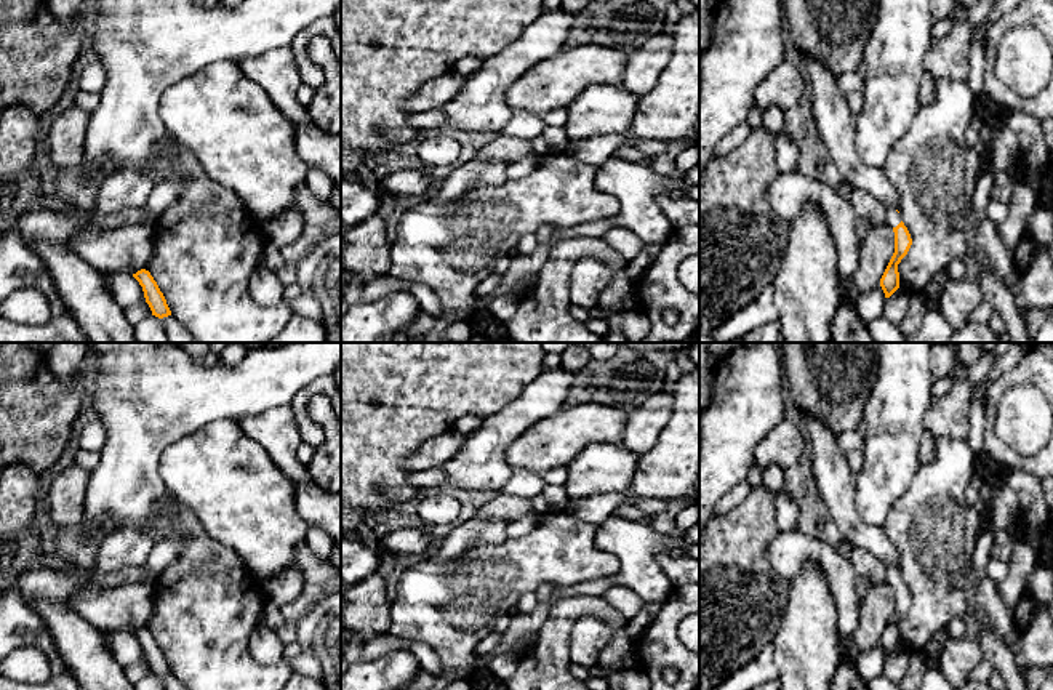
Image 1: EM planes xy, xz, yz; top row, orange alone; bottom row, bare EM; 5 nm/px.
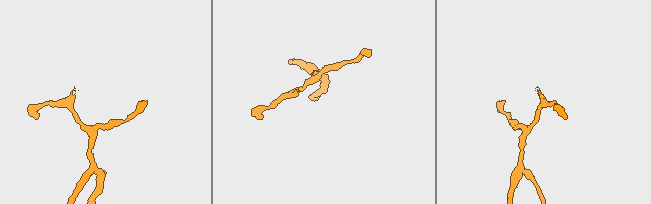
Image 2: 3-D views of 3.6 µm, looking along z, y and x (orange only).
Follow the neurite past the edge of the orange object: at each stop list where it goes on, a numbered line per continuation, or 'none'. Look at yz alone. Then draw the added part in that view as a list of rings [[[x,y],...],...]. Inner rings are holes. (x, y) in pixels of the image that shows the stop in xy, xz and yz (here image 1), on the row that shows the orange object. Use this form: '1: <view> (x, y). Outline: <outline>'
1: yz (893, 218). Outline: [[[888,207],[888,208],[887,208],[885,224],[893,229],[893,227],[896,227],[899,223],[901,223],[899,213],[898,213],[895,208]]]

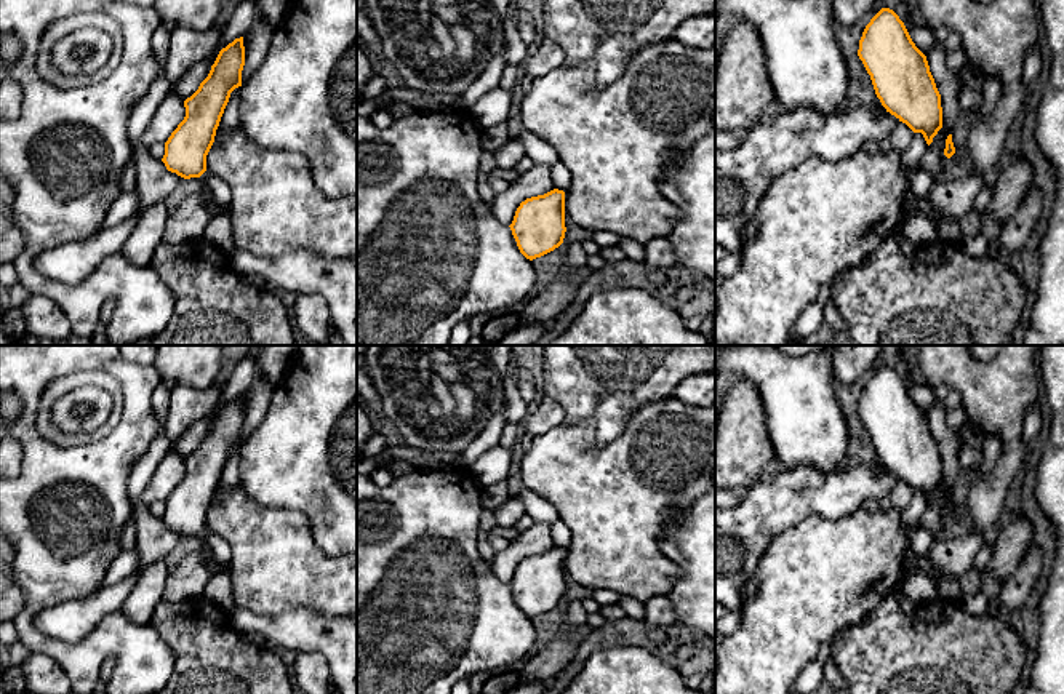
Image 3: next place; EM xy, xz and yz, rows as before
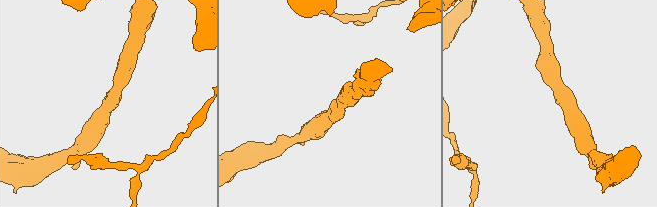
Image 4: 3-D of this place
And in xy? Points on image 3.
1: xy (218, 231). Outline: [[[208,170],[198,179],[203,187],[211,189],[213,205],[218,208],[206,225],[205,238],[230,254],[235,248],[230,219],[230,189]]]

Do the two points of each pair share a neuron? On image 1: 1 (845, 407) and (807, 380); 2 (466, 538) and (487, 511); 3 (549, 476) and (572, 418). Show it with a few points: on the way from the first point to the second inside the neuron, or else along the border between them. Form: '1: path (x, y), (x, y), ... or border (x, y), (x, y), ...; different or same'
1: path (836, 397), (816, 380); same
2: border (477, 513), (506, 524); different
3: border (565, 466), (551, 466), (540, 474); different

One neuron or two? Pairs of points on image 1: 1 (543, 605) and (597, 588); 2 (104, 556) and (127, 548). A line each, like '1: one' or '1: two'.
1: one
2: one

